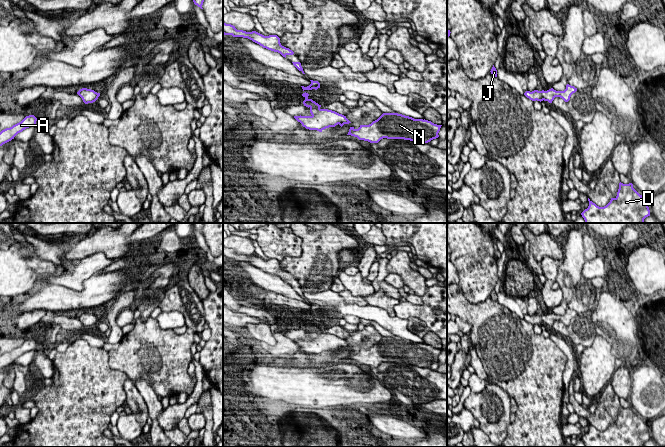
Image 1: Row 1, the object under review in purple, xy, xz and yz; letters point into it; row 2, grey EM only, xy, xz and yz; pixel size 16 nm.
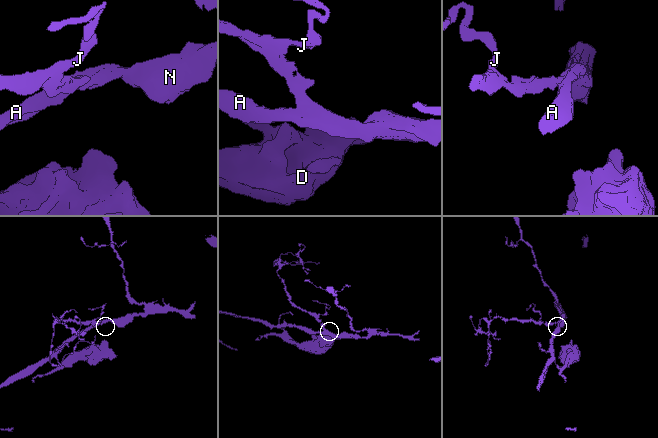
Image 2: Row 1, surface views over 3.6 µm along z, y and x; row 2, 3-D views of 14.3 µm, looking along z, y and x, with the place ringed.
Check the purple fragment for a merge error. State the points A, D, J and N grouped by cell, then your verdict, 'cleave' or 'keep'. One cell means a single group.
groups A D J N; keep

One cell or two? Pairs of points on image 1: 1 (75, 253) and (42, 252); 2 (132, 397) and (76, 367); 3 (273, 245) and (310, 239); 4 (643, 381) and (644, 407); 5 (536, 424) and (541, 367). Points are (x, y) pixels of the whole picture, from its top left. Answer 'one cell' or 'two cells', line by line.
1: two cells
2: two cells
3: two cells
4: one cell
5: one cell

